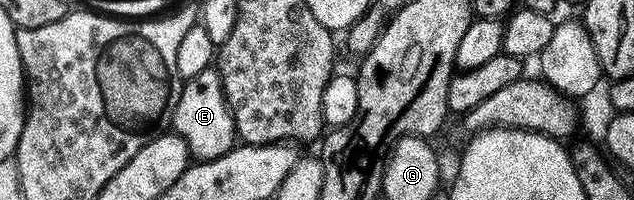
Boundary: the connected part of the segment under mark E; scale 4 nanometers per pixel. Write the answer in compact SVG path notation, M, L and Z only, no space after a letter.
M216 67L199 71L199 75L183 82L179 103L175 103L171 129L178 137L185 140L190 158L197 161L219 159L219 155L231 151L238 144L239 138L233 122L233 113L225 98L223 79Z

